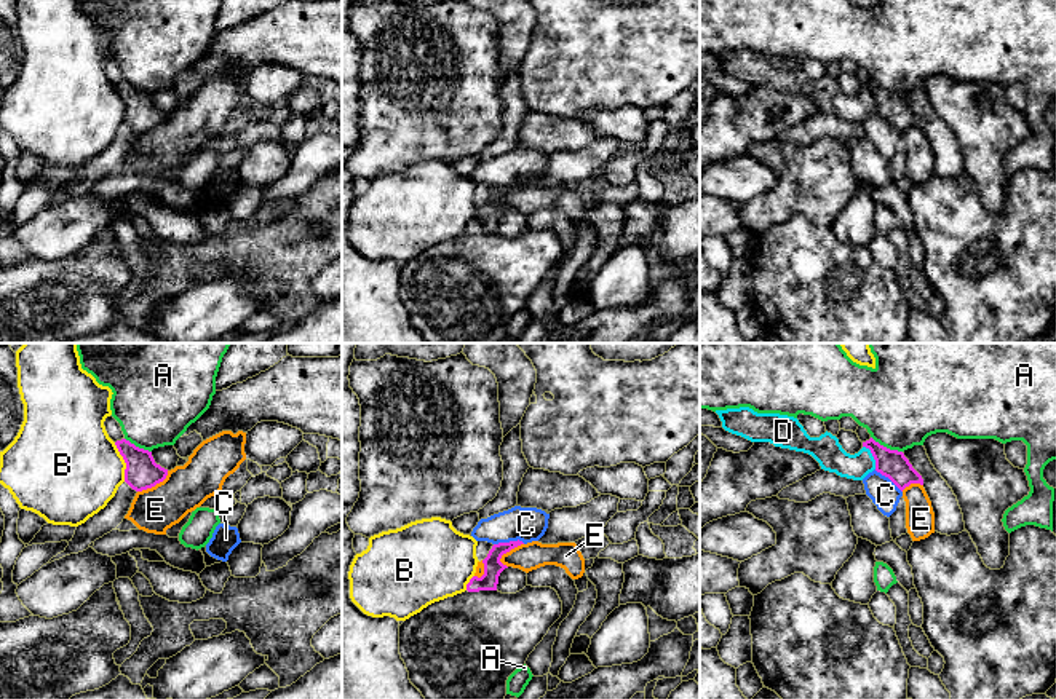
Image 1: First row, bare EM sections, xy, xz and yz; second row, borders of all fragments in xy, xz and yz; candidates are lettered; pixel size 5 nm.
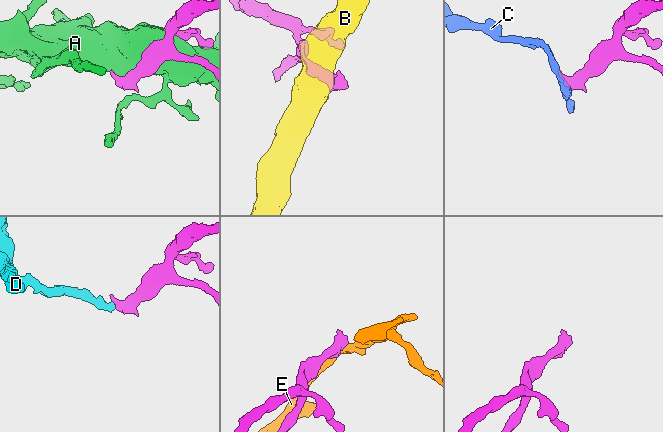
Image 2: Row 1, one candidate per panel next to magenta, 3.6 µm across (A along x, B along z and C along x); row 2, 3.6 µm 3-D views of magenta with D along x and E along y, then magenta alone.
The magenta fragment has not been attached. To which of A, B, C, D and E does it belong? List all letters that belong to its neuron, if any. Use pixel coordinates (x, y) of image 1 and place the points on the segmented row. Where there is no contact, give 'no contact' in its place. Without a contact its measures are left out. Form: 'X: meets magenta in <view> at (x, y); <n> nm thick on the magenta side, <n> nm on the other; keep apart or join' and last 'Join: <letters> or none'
A: meets magenta in yz at (885, 447); 140 nm thick on the magenta side, 440 nm on the other; keep apart
B: meets magenta in xy at (125, 462); 170 nm thick on the magenta side, 460 nm on the other; keep apart
C: meets magenta in xz at (510, 541); 100 nm thick on the magenta side, 180 nm on the other; keep apart
D: meets magenta in yz at (873, 455); 140 nm thick on the magenta side, 150 nm on the other; join
E: meets magenta in xy at (154, 485); 170 nm thick on the magenta side, 220 nm on the other; keep apart
Join: D

